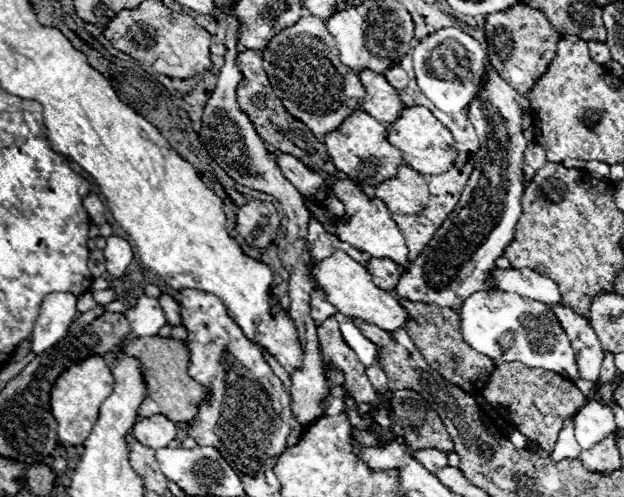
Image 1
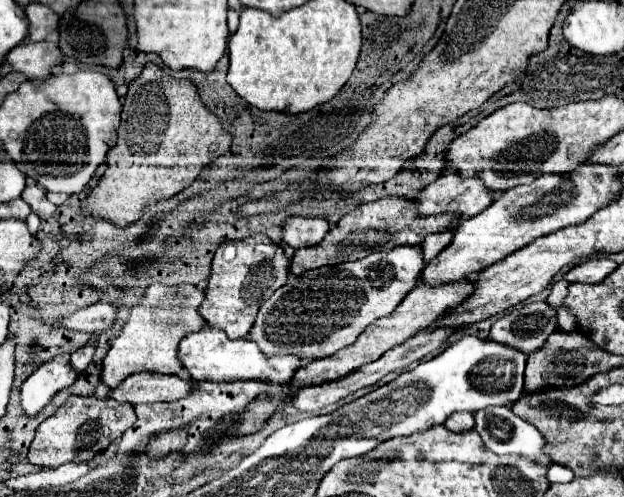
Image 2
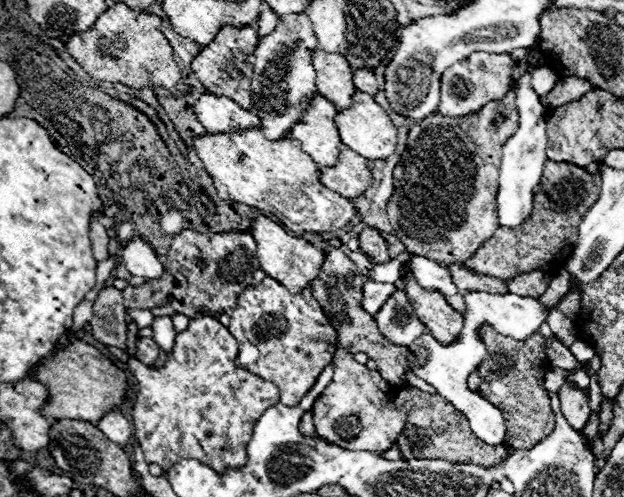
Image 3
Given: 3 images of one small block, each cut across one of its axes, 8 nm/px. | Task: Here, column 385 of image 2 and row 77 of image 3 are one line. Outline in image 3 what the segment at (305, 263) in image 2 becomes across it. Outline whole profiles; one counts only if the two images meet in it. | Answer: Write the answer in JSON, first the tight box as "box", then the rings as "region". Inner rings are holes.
{"box":[190,24,258,110],"region":[[[250,24],[250,28],[222,28],[214,38],[214,44],[208,44],[200,50],[200,54],[192,60],[190,68],[198,76],[198,80],[208,88],[210,94],[226,96],[234,100],[238,106],[250,110],[252,108],[252,90],[250,90],[250,76],[254,68],[254,50],[258,46],[258,28]]]}

